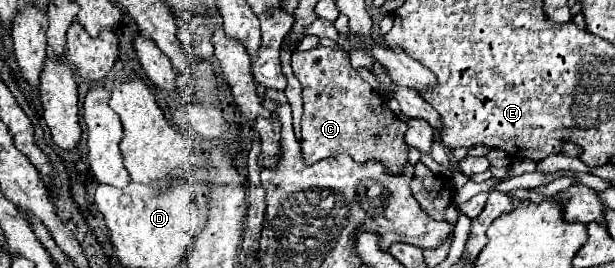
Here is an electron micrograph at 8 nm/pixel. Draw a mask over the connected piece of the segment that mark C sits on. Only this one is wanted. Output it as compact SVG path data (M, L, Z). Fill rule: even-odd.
M317 46L307 52L293 54L291 68L302 86L301 156L307 166L337 152L347 152L357 164L379 160L387 174L403 174L409 162L409 150L403 140L407 124L397 120L387 100L377 94L351 66L349 56L338 48Z

